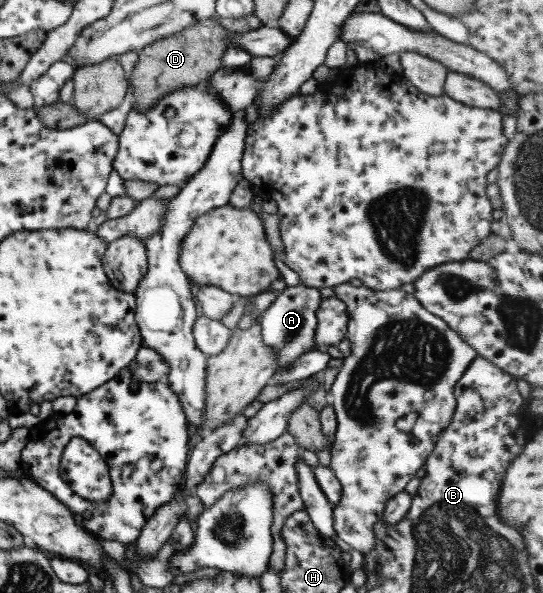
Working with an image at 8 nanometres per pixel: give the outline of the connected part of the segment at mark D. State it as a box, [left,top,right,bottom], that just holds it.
[129,18,227,110]

